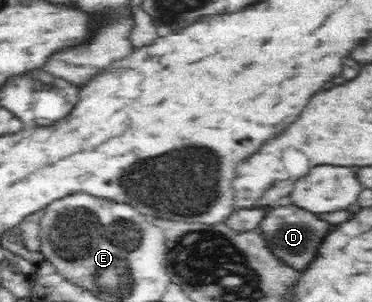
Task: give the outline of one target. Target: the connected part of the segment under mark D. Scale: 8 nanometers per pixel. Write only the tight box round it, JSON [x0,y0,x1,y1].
[259,204,328,272]

